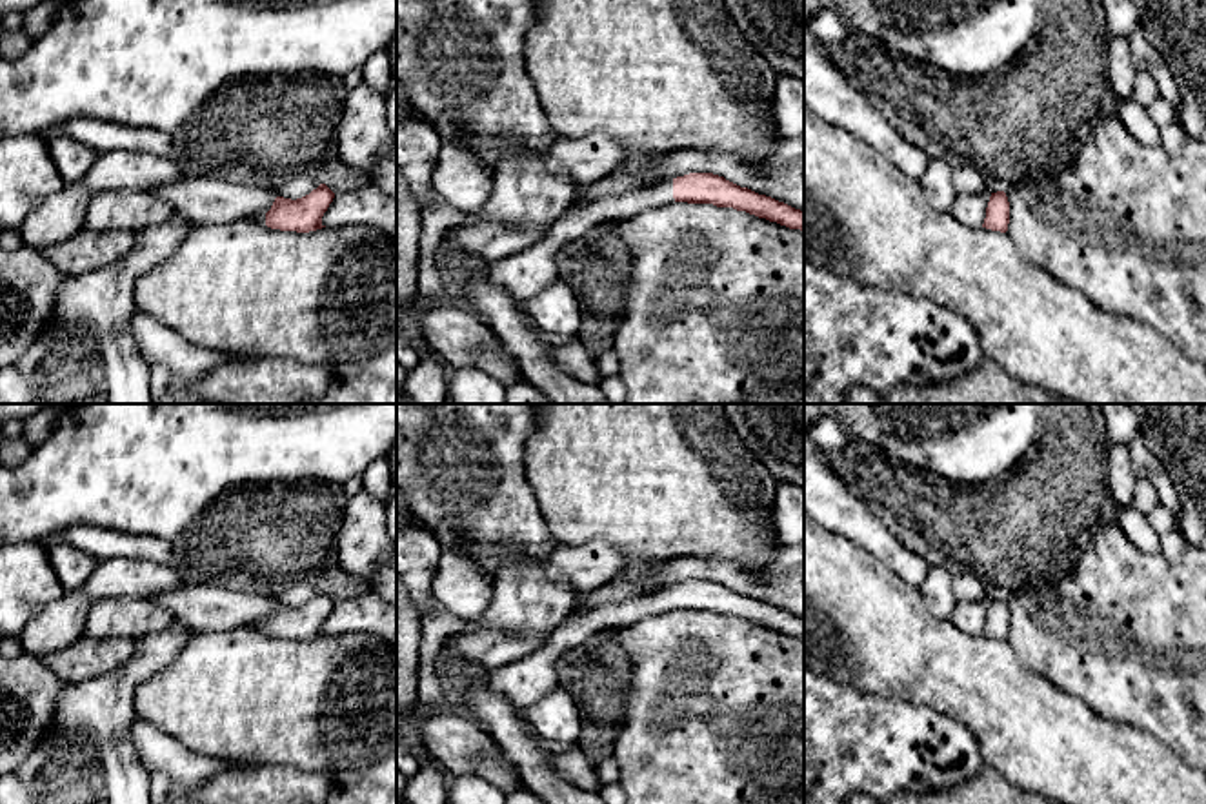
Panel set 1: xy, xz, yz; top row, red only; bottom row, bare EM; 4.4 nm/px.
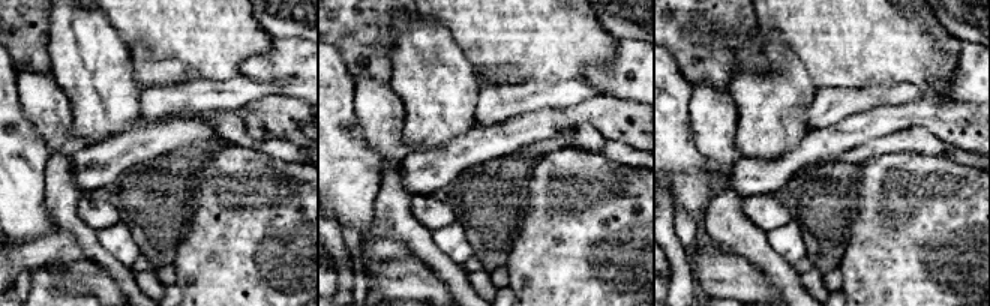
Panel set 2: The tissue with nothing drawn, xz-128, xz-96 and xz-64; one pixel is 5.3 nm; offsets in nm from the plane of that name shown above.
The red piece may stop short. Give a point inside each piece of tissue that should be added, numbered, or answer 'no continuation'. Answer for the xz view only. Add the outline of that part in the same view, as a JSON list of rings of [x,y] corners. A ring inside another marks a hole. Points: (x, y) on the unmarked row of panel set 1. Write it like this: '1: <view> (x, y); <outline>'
1: xz (530, 679); [[[673,586],[569,617],[538,651],[491,671],[487,684],[511,704],[526,708],[560,688],[555,662],[564,651],[584,644],[600,629],[629,626],[666,611],[675,611]]]

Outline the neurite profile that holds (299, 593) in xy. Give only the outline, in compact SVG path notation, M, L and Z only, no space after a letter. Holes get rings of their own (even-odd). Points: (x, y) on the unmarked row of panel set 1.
M307 578L278 591L273 598L276 604L296 608L309 602L320 591L322 588L313 578Z

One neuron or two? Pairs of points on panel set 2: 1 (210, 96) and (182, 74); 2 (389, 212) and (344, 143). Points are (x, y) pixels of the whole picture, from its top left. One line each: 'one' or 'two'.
1: two
2: two

